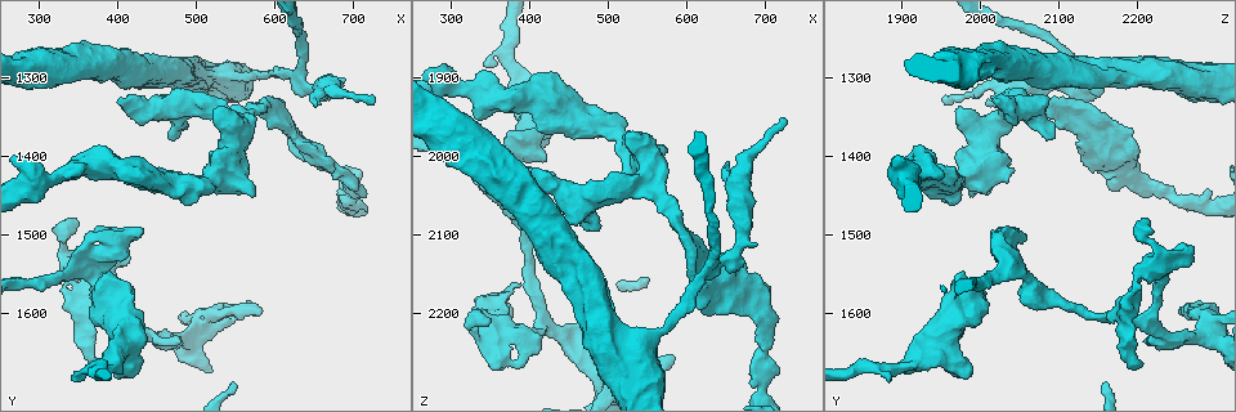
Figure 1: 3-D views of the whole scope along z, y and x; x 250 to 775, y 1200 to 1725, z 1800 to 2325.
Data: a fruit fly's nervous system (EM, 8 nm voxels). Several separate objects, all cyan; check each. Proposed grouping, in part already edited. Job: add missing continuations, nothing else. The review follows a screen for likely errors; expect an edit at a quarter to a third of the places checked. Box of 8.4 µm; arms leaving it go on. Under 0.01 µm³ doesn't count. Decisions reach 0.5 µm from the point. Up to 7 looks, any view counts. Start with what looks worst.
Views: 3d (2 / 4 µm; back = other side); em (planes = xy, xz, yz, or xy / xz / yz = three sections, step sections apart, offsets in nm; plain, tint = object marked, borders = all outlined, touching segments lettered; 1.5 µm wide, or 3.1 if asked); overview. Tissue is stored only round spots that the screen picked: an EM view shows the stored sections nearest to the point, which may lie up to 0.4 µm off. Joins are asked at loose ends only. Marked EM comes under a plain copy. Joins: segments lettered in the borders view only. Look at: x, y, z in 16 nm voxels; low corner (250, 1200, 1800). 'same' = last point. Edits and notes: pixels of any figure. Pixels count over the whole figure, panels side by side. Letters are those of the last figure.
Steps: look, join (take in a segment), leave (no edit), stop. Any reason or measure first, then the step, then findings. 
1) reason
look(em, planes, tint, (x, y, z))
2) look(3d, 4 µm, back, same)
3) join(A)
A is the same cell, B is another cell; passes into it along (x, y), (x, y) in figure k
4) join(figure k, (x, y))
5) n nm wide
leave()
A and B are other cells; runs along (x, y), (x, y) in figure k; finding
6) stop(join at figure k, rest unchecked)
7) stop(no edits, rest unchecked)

an open end
look(em, planes, borders, (655, 1330, 2005))

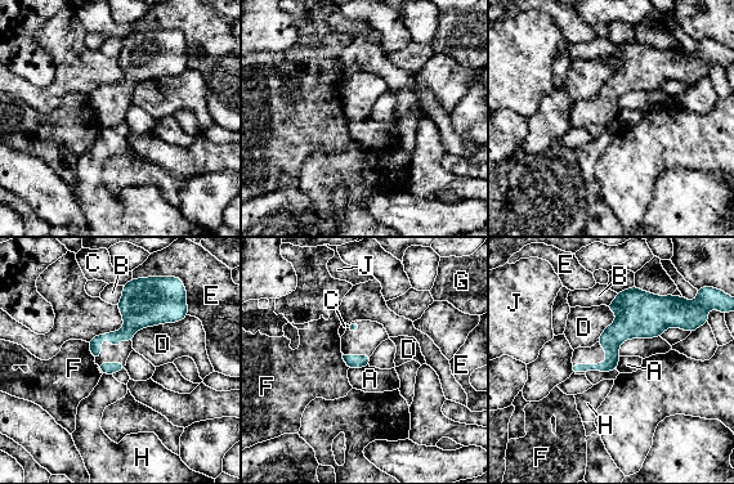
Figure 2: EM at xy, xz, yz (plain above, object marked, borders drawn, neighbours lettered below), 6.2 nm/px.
D touches over 380 nm
leave()
A, B, C, D, E, F, G, H and J are other cells; border along (187, 316), (142, 327), (131, 341) in figure 2; none of them fits

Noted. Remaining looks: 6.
branch stops here
look(3d, 4 µm, (380, 1665, 2205))

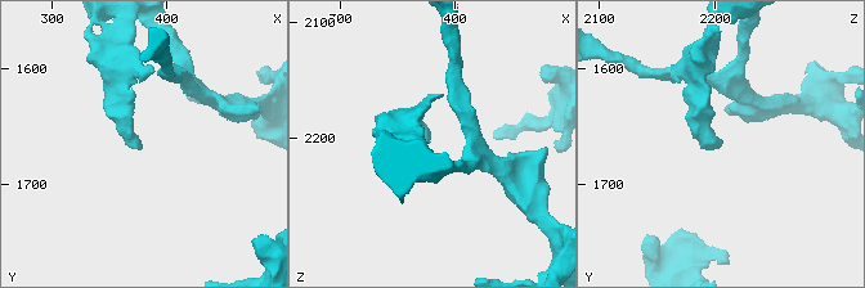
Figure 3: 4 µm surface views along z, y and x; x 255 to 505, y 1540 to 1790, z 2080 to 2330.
now the EM
look(em, planes, borders, (376, 1668, 2204))

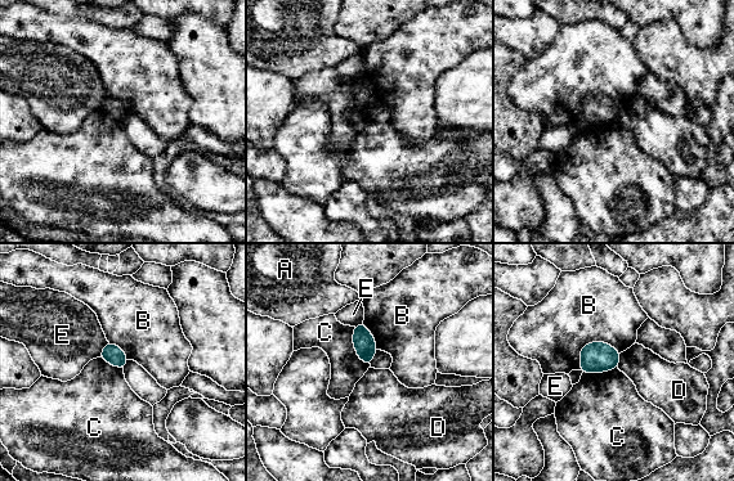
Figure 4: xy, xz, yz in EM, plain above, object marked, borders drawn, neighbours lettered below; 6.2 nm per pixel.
leave()
A, B, C, D and E are other cells; border along (353, 327), (354, 351), (370, 365) in figure 4; none of them fits

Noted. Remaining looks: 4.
free end
look(em, planes, borders, (345, 1675, 1870))

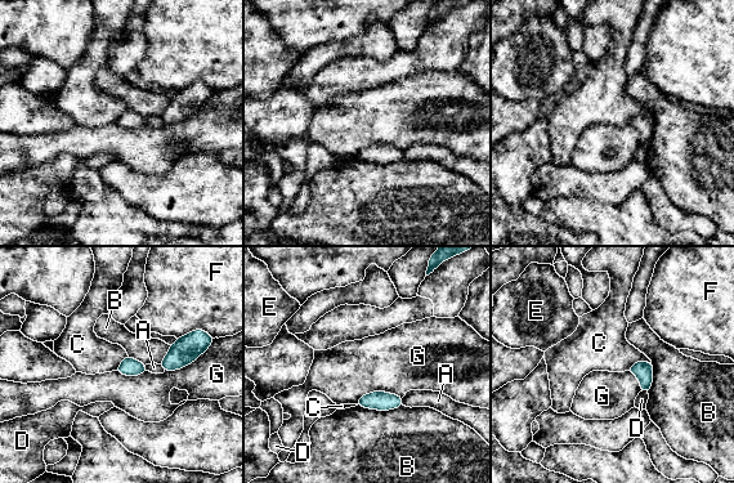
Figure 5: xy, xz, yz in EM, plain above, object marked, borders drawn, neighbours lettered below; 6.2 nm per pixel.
leave()
A, B, C, D, E, F and G are other cells; border along (650, 361), (636, 361), (627, 370) in figure 5; no lettered segment goes on from it

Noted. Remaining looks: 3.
stop(no edits, rest unchecked)

